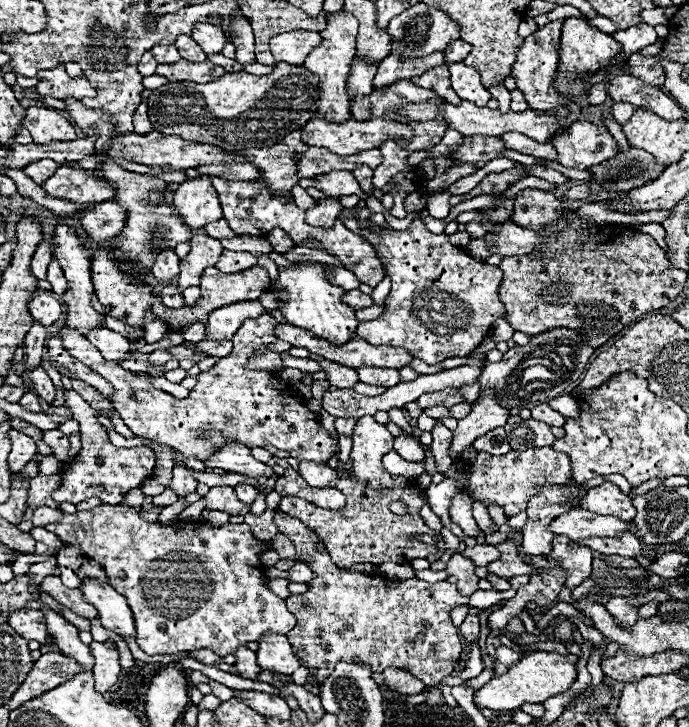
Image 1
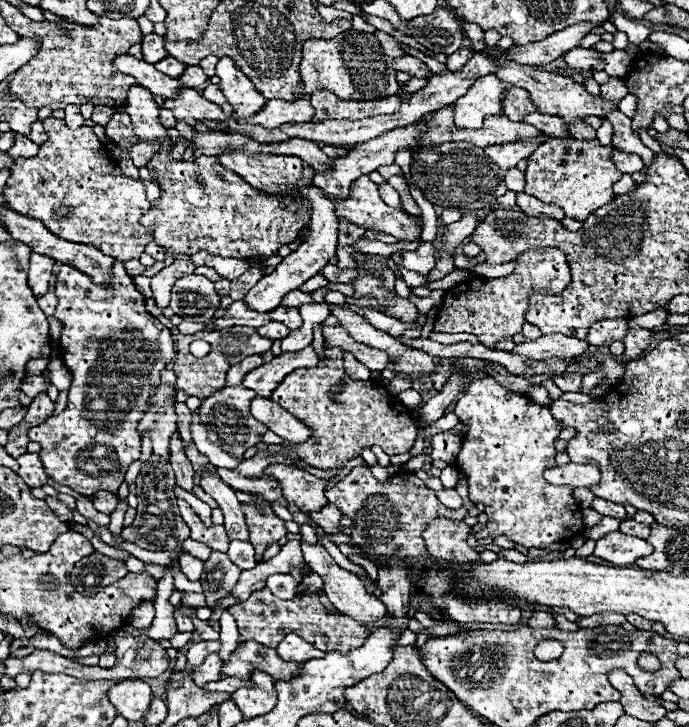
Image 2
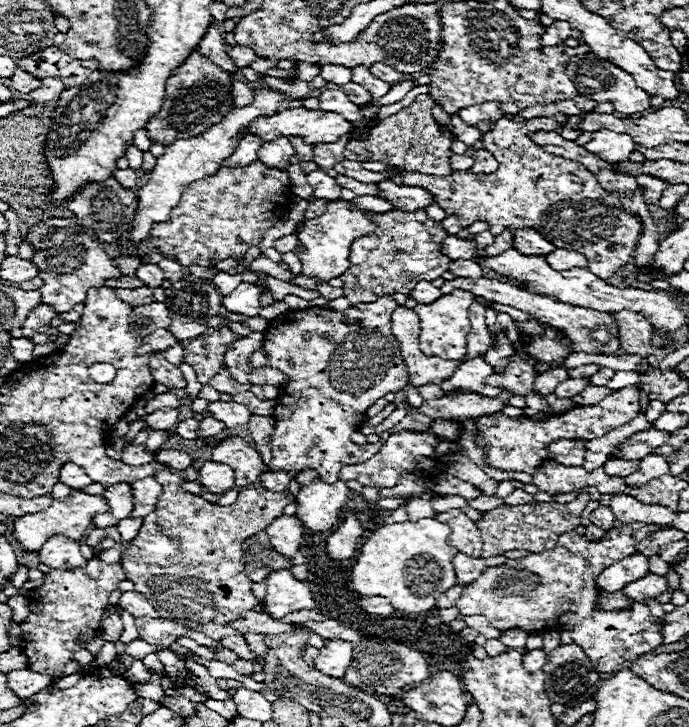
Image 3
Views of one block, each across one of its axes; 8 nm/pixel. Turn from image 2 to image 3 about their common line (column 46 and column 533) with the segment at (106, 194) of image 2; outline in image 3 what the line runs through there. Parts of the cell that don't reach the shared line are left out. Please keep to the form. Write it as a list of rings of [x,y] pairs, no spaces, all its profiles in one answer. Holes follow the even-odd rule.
[[[566,114],[538,116],[530,120],[520,116],[500,118],[496,122],[496,128],[490,130],[490,134],[482,136],[484,148],[500,163],[500,168],[492,174],[454,170],[454,174],[442,178],[418,172],[370,172],[364,170],[360,162],[352,162],[346,158],[342,162],[336,162],[334,170],[366,184],[376,184],[382,178],[390,178],[408,186],[422,186],[424,190],[430,190],[430,194],[434,194],[434,200],[446,214],[458,216],[460,228],[468,228],[474,222],[488,222],[492,236],[498,236],[502,230],[532,226],[548,242],[554,242],[556,248],[578,250],[586,254],[590,262],[588,270],[602,280],[608,280],[620,266],[628,264],[644,226],[640,216],[626,212],[620,204],[620,196],[614,192],[606,192],[598,184],[594,174],[580,162],[552,156],[530,138],[530,134],[538,130],[554,130],[560,134],[566,120]]]

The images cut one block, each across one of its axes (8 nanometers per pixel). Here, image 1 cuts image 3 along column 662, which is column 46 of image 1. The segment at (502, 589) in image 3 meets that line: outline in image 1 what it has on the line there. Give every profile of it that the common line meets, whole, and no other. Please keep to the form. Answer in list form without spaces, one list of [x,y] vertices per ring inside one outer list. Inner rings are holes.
[[[100,504],[92,510],[76,510],[74,514],[64,514],[58,522],[50,522],[46,526],[46,530],[54,532],[56,536],[60,536],[62,542],[66,544],[76,544],[80,546],[82,554],[100,562],[108,574],[108,584],[112,588],[116,588],[122,596],[126,596],[130,608],[132,608],[132,614],[134,614],[134,624],[136,624],[136,642],[138,646],[148,654],[148,656],[154,656],[154,654],[178,654],[178,652],[194,652],[194,650],[202,650],[202,648],[210,648],[214,650],[216,654],[220,656],[228,656],[228,654],[234,654],[234,650],[238,650],[240,646],[248,644],[248,642],[256,642],[264,632],[272,630],[272,632],[280,632],[280,634],[286,634],[288,630],[292,630],[292,626],[296,626],[296,618],[292,612],[288,612],[286,608],[286,600],[278,598],[266,584],[264,580],[264,566],[260,564],[260,554],[270,550],[272,546],[268,542],[262,542],[262,540],[256,540],[250,532],[250,526],[248,524],[224,524],[224,526],[208,526],[208,524],[202,524],[202,522],[184,522],[184,524],[176,524],[176,526],[164,526],[160,522],[144,522],[140,520],[138,512],[134,508],[128,508],[124,504]],[[150,560],[168,560],[172,562],[174,566],[150,566]]]

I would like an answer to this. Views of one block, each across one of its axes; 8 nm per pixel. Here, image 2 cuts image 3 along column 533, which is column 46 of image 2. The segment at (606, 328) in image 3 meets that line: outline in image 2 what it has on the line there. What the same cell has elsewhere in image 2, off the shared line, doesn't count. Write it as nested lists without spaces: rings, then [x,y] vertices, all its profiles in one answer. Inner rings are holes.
[[[48,292],[48,294],[44,294],[44,298],[38,298],[38,306],[44,310],[46,316],[52,316],[54,310],[56,310],[56,306],[58,306],[56,294],[54,292]]]

